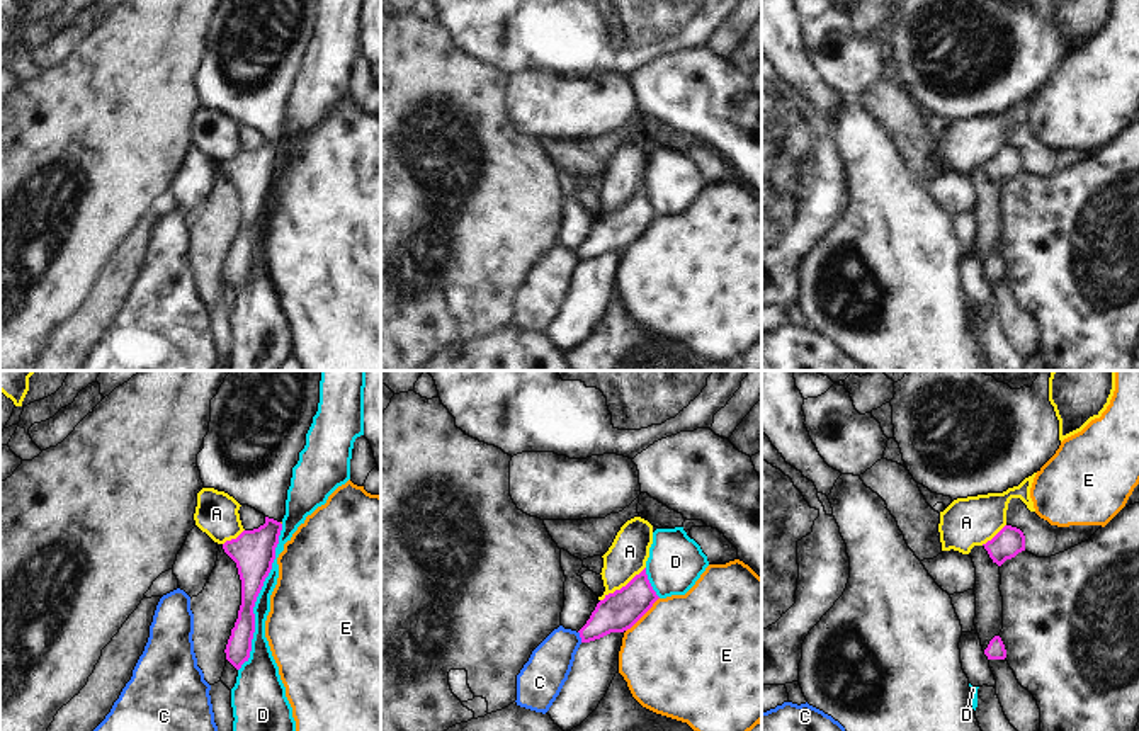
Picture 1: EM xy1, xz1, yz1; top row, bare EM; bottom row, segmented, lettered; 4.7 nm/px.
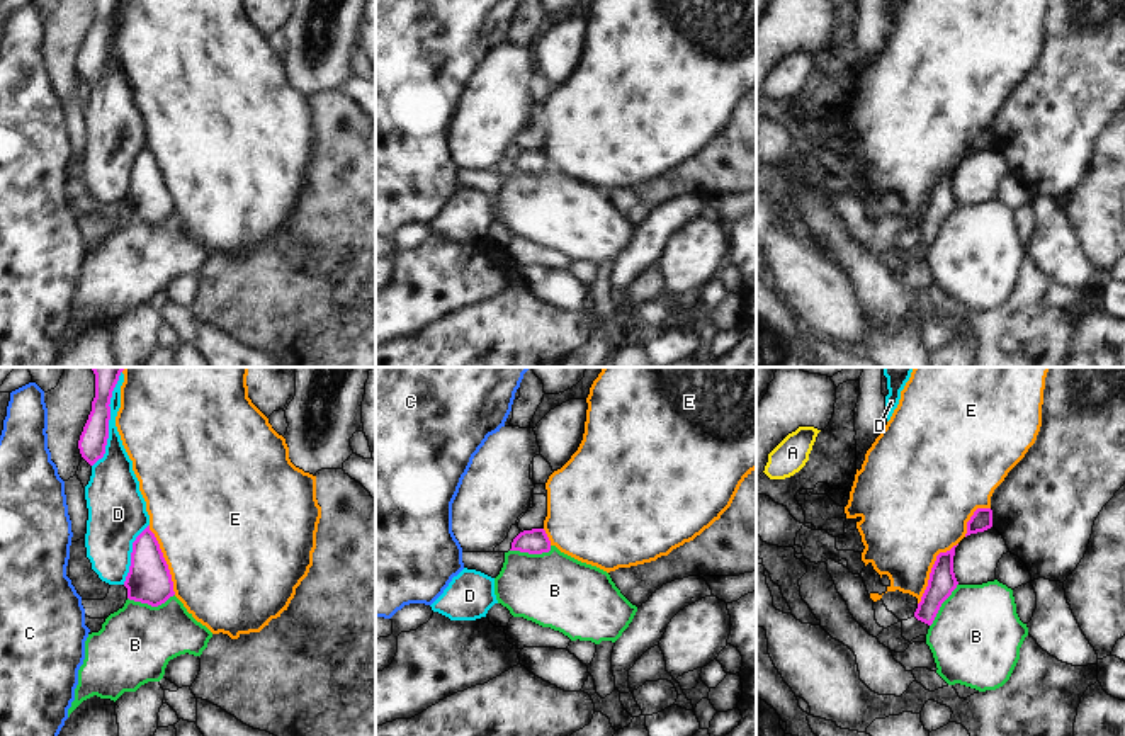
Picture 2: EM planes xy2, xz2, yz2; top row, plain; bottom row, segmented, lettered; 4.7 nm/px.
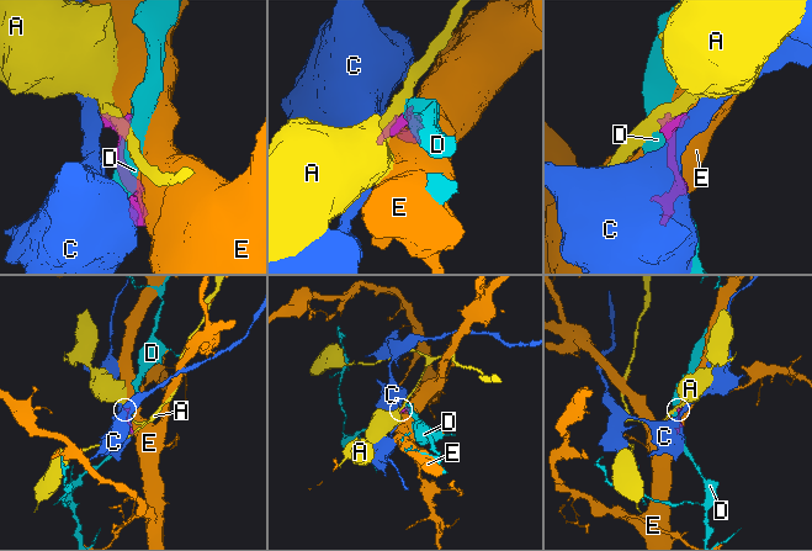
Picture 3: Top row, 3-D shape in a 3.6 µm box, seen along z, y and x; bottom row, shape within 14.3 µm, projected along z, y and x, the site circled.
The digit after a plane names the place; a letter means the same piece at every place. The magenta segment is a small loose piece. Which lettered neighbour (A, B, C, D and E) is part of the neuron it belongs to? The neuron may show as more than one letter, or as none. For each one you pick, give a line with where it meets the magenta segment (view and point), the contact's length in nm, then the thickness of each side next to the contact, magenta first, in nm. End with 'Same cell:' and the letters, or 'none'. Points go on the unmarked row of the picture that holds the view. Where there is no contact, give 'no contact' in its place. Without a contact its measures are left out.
Same cell: none

